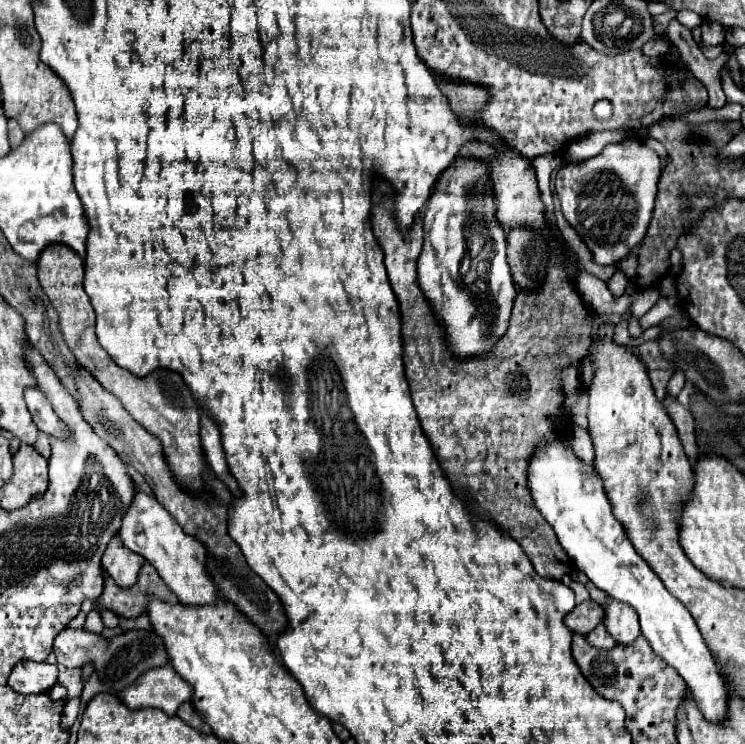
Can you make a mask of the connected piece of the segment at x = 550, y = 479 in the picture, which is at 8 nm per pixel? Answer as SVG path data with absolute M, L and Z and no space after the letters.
M556 440L552 444L536 448L528 470L528 486L532 490L532 498L544 520L554 528L562 548L568 552L578 570L582 570L590 578L590 582L594 582L594 586L604 590L608 596L636 610L642 634L648 640L650 648L684 678L702 716L712 724L726 722L728 686L724 684L716 660L702 640L692 614L664 588L662 580L630 544L622 524L610 510L608 496L594 466L586 468L574 456L568 440Z

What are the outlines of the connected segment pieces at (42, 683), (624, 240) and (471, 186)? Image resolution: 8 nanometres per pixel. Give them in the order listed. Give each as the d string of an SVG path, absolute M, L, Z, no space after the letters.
M24 660L18 662L18 666L14 666L8 678L8 686L20 694L38 694L52 688L56 684L56 678L58 678L56 666L48 662L40 664L40 662Z
M638 140L608 144L600 154L576 164L564 164L558 170L556 192L562 212L592 250L596 264L620 262L644 238L652 218L658 178L658 154Z
M460 156L448 166L448 170L442 172L440 176L440 190L436 190L436 194L430 196L426 208L424 208L424 248L422 254L418 258L418 282L420 288L424 290L428 302L432 302L432 308L436 312L436 316L446 322L446 334L448 334L448 344L454 350L454 354L460 358L468 358L468 356L476 356L476 354L488 354L492 350L492 346L496 344L496 338L500 338L508 326L508 318L510 318L510 310L512 310L512 302L516 298L516 284L512 280L510 274L510 266L506 260L506 244L504 244L504 230L500 230L500 226L496 226L496 218L494 218L494 202L492 202L492 190L488 190L488 168L486 166L476 166L476 162L460 162Z

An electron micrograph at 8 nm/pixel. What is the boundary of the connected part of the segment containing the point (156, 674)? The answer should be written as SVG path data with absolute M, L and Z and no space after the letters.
M168 664L148 670L140 682L128 686L128 690L118 692L118 696L130 708L158 708L168 716L174 716L178 706L192 698L192 688Z

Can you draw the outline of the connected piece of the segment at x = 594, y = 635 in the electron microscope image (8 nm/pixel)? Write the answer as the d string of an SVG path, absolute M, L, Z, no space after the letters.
M598 624L590 634L586 634L586 638L596 648L614 648L616 646L616 640L608 634L604 624Z

